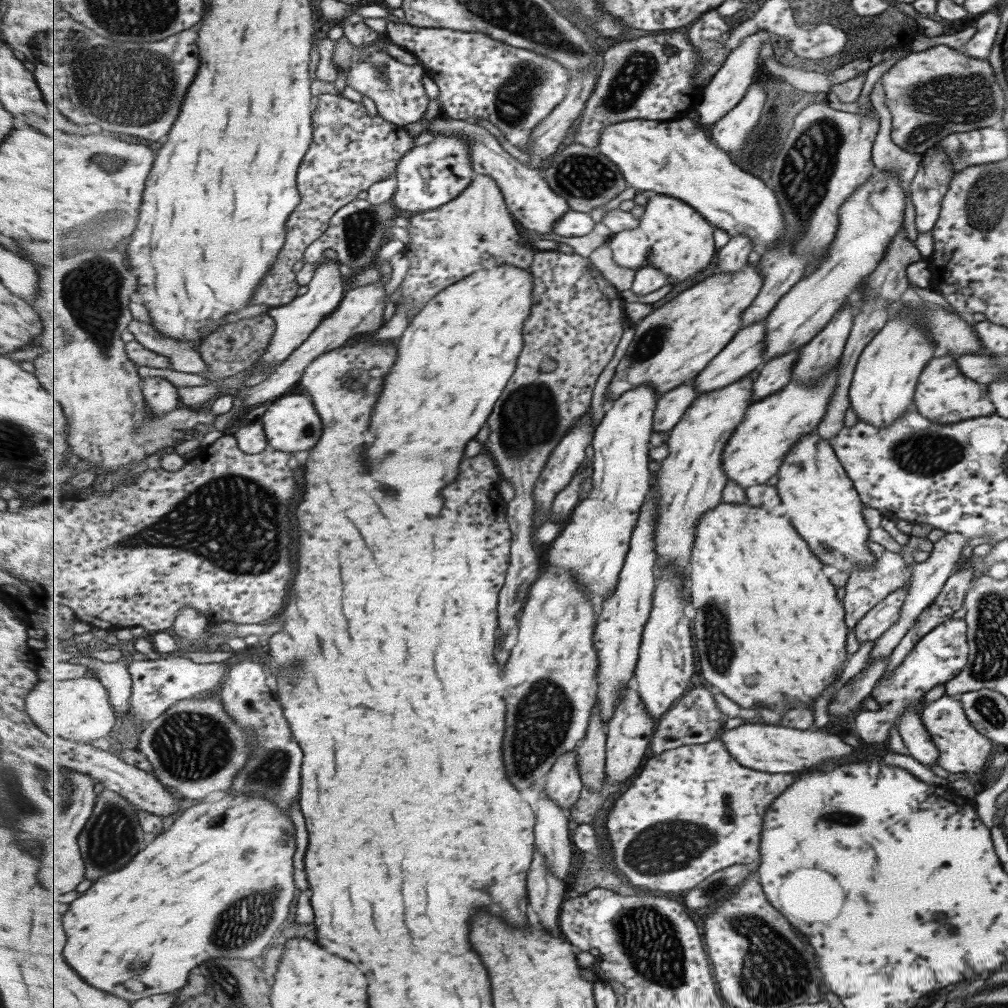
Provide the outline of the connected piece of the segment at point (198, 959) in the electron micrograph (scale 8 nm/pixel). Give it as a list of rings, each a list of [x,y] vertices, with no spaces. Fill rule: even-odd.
[[[228,791],[227,796],[218,802],[196,802],[192,807],[184,806],[170,829],[145,846],[139,852],[139,858],[131,862],[131,866],[125,866],[125,870],[119,870],[113,876],[111,874],[103,876],[99,882],[90,883],[80,892],[81,898],[77,898],[71,904],[71,910],[67,912],[67,918],[65,918],[65,926],[69,934],[69,942],[65,950],[67,962],[71,962],[71,966],[95,988],[135,1002],[154,994],[179,991],[187,986],[191,972],[211,958],[257,960],[257,956],[261,956],[265,948],[275,940],[273,934],[277,934],[279,928],[285,924],[285,920],[291,914],[293,900],[297,898],[297,884],[295,884],[297,838],[294,837],[295,832],[297,832],[295,824],[287,812],[279,808],[275,802],[260,798],[260,796],[248,796],[247,793]]]

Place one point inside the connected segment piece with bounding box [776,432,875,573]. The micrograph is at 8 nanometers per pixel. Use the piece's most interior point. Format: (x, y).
(824, 506)

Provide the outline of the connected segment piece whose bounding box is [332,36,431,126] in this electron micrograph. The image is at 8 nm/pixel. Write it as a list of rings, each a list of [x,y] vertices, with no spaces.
[[[343,36],[335,42],[332,60],[337,71],[345,72],[346,84],[374,102],[379,116],[399,126],[421,122],[431,102],[423,84],[425,67],[420,63],[407,65],[398,62],[387,54],[389,43],[381,40],[360,47]]]

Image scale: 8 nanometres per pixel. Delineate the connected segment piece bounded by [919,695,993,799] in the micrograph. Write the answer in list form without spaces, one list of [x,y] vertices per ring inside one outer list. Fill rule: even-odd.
[[[943,695],[939,699],[927,703],[927,705],[922,705],[919,709],[919,713],[919,718],[921,719],[921,723],[923,723],[923,727],[925,727],[925,730],[929,734],[935,749],[939,752],[936,758],[936,764],[949,774],[963,773],[969,778],[957,780],[952,785],[949,785],[949,789],[956,794],[957,798],[967,797],[972,799],[976,795],[975,788],[973,788],[973,784],[975,784],[976,780],[975,778],[977,778],[979,772],[983,772],[985,764],[989,763],[991,752],[993,752],[993,744],[991,744],[989,739],[979,734],[979,731],[975,730],[975,727],[971,726],[969,720],[965,717],[965,713],[963,713],[961,703],[957,697]]]

